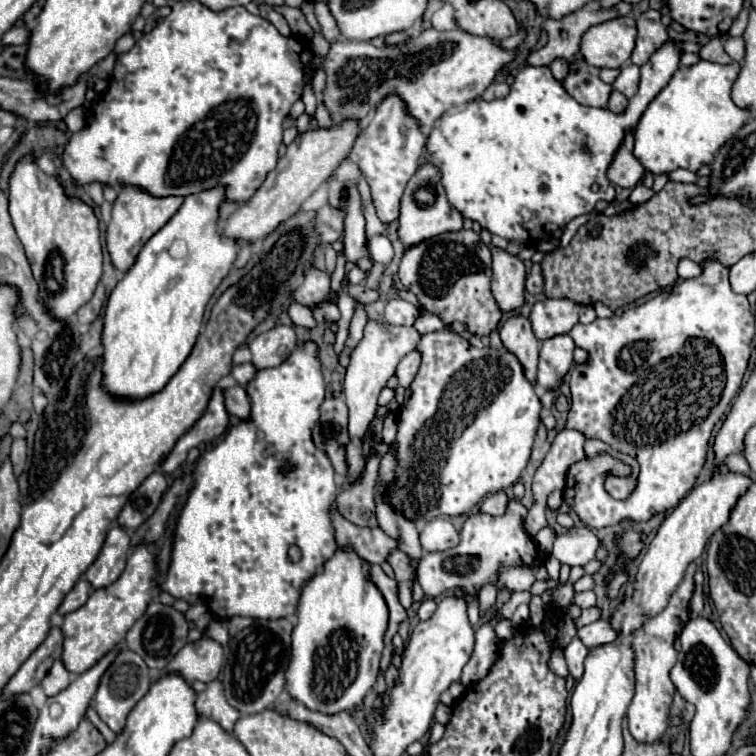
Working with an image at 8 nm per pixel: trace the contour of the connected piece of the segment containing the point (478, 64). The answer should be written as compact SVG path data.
M426 28L424 32L410 36L400 44L382 46L382 48L376 48L370 42L350 42L338 36L330 44L328 54L326 56L316 54L312 64L316 66L316 70L326 72L326 88L322 92L322 104L328 108L334 124L342 124L344 120L364 120L368 112L374 110L386 96L398 96L404 102L408 114L416 118L422 128L432 128L436 118L440 118L450 108L478 98L486 90L486 86L494 80L494 76L514 58L516 58L514 50L502 48L492 38L464 34L462 30L442 32L442 30Z

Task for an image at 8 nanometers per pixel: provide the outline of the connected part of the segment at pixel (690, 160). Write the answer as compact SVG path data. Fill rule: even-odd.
M700 60L694 66L680 66L672 80L662 88L662 92L648 104L648 108L644 110L636 130L634 130L634 156L642 162L642 166L652 172L652 174L662 174L662 172L672 172L676 168L686 168L696 172L700 166L710 164L716 150L728 140L732 138L742 122L746 122L746 118L752 116L750 110L742 110L738 108L732 98L730 98L730 88L732 82L736 80L740 72L740 64L732 62L730 66L722 66L722 64L714 64L714 62L706 62Z

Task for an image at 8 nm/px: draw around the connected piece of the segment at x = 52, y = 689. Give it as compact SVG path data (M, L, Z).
M56 660L56 662L52 664L52 668L50 668L50 672L46 674L46 678L42 680L44 694L46 694L46 696L54 696L54 694L62 692L62 690L70 684L70 680L72 680L70 672L62 666L60 660Z

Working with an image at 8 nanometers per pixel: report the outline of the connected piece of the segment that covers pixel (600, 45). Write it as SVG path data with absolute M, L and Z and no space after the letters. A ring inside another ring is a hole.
M620 16L592 26L584 32L580 42L580 54L588 66L596 68L622 68L634 50L636 20L632 16Z

